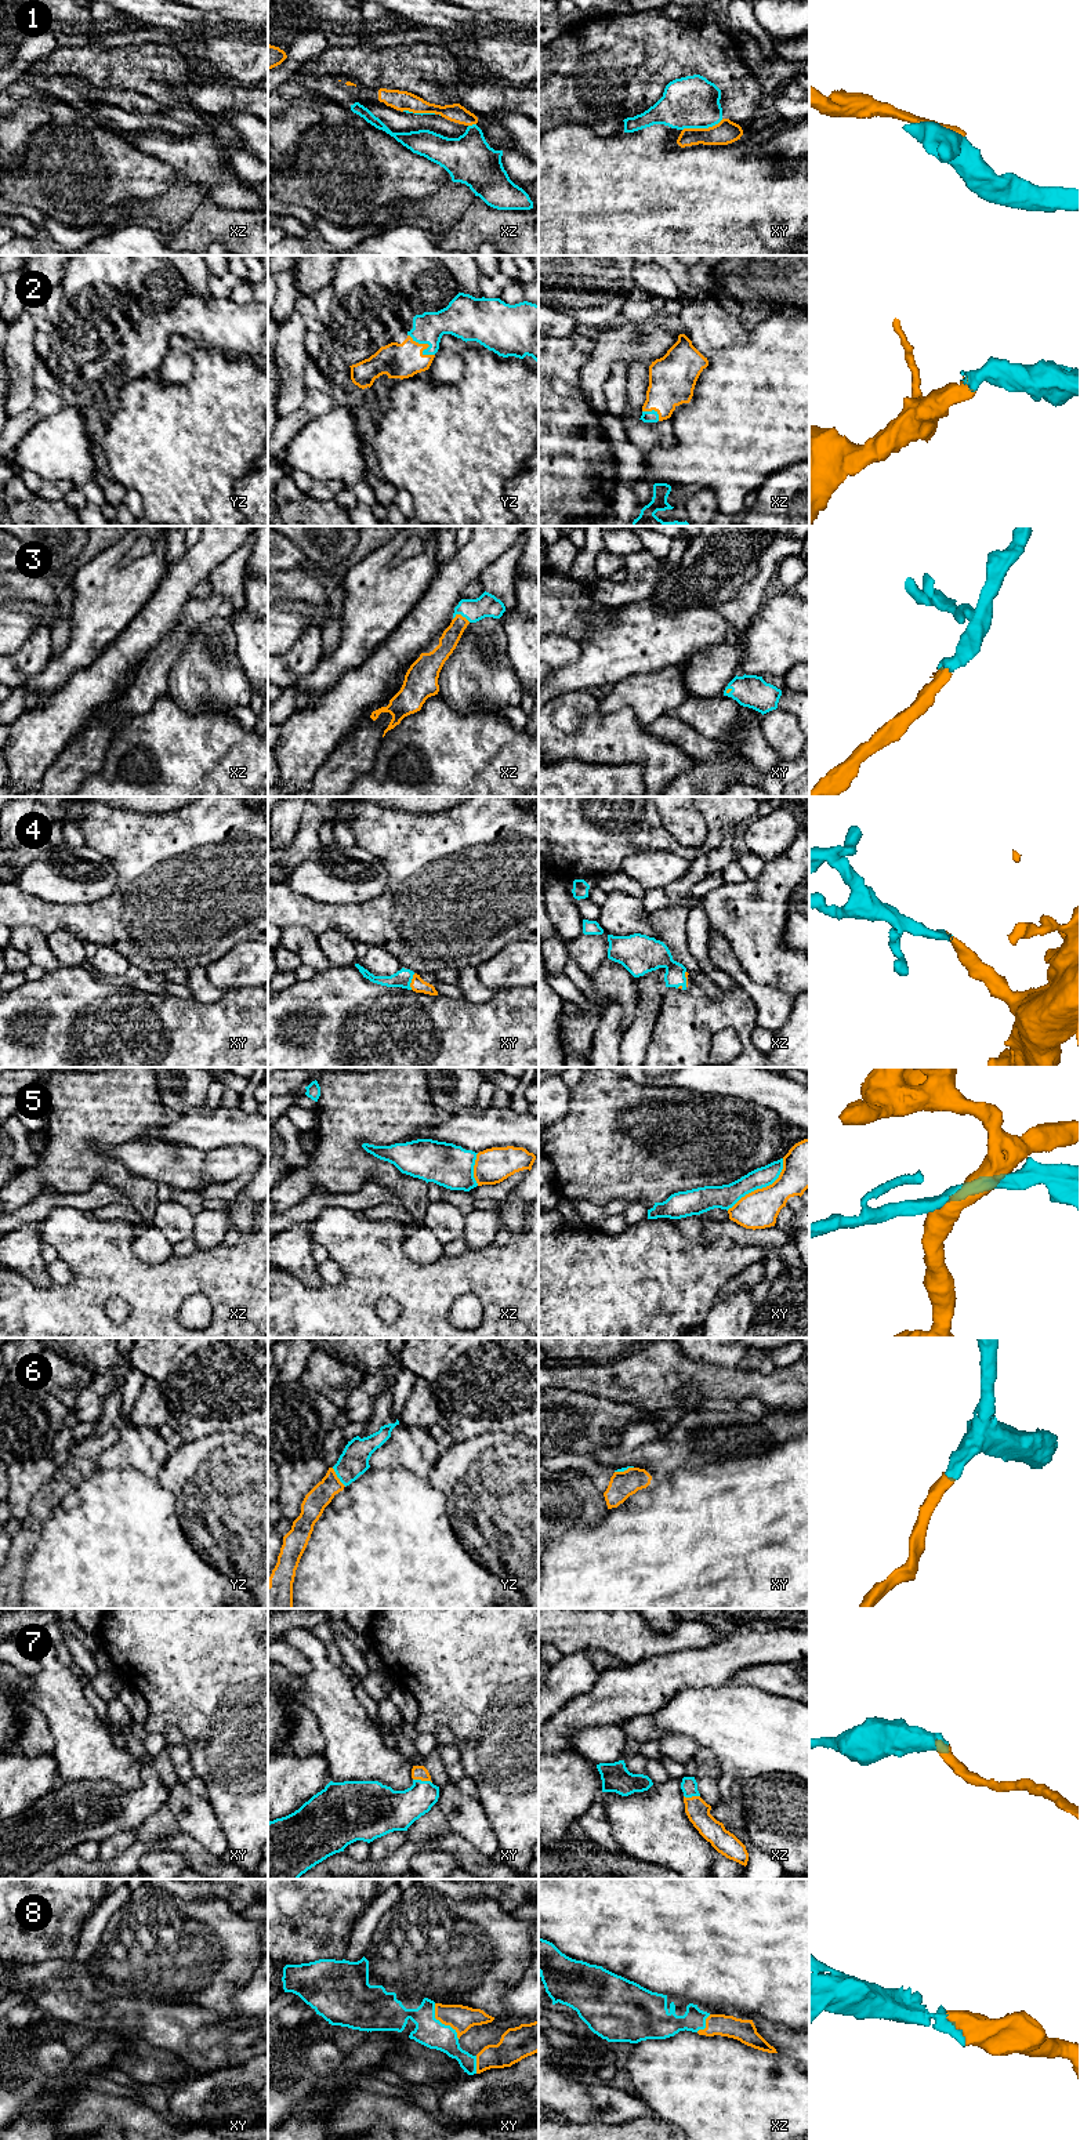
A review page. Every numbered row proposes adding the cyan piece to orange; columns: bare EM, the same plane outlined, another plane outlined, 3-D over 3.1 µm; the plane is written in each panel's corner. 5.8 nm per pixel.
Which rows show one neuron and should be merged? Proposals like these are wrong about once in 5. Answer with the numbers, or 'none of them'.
1, 2, 3, 4, 6, 7, 8

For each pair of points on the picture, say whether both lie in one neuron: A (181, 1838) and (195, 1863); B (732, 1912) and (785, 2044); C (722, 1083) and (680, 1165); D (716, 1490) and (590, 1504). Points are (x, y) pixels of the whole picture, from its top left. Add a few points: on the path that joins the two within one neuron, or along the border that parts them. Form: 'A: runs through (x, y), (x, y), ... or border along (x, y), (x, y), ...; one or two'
A: runs through (184, 1843), (195, 1857); one
B: border along (746, 2013), (757, 2013), (794, 2030); two
C: border along (685, 1088), (693, 1092), (734, 1095), (749, 1101); two
D: border along (608, 1509), (591, 1526), (579, 1527); two

